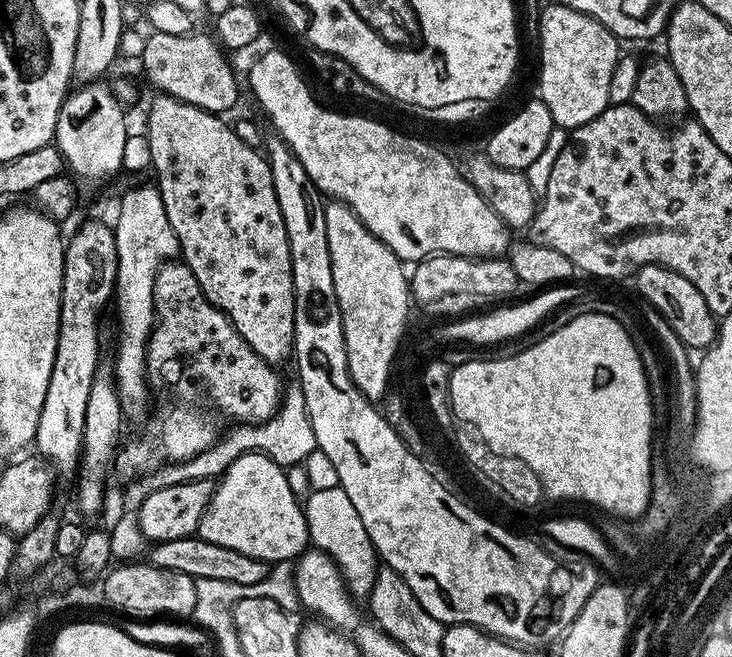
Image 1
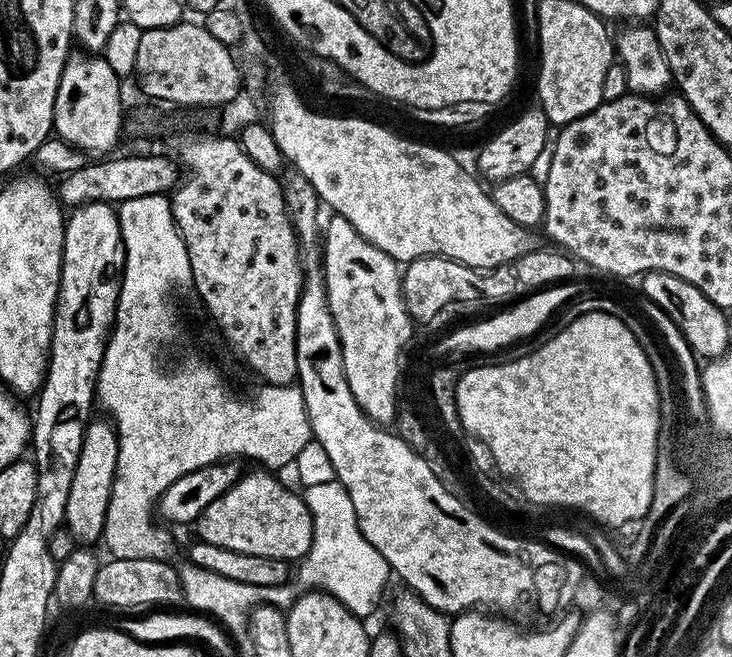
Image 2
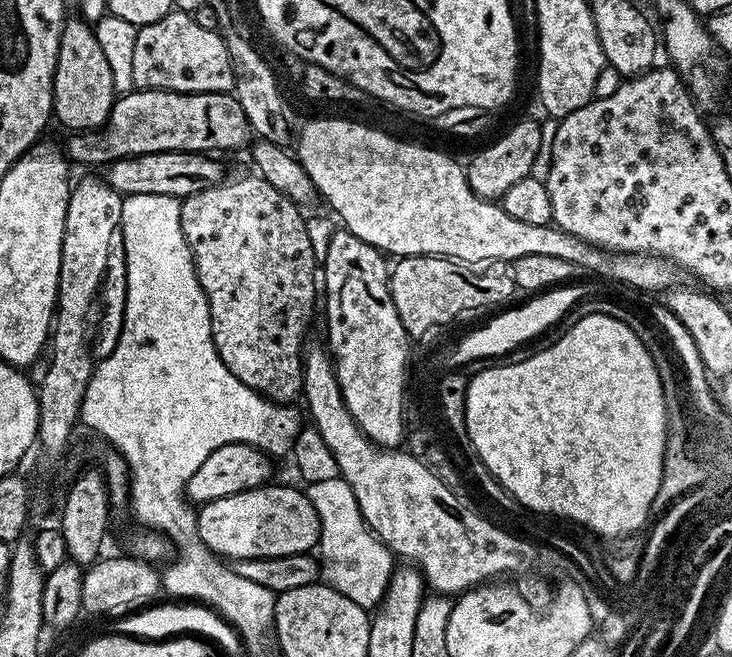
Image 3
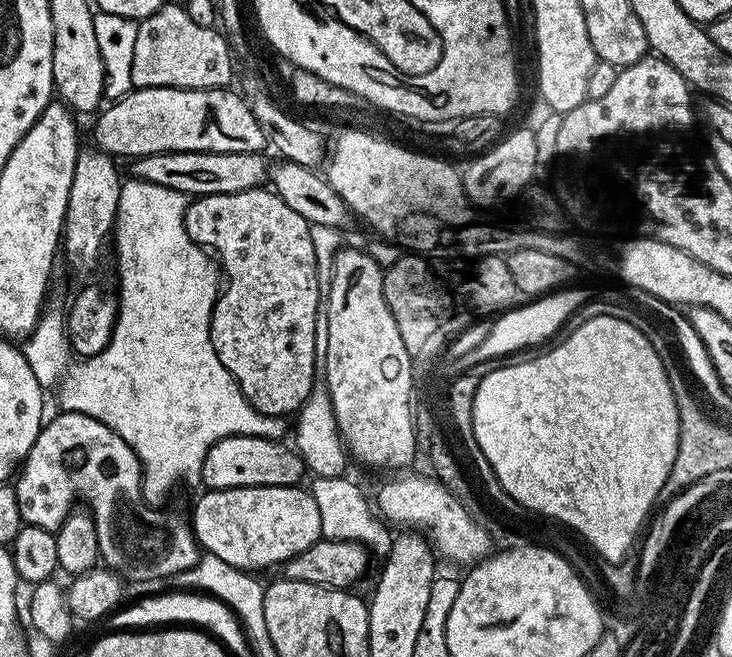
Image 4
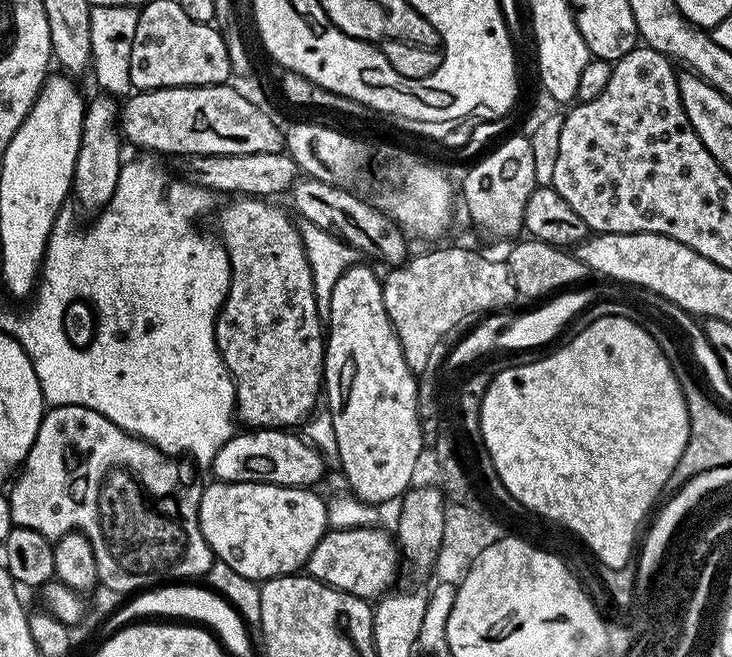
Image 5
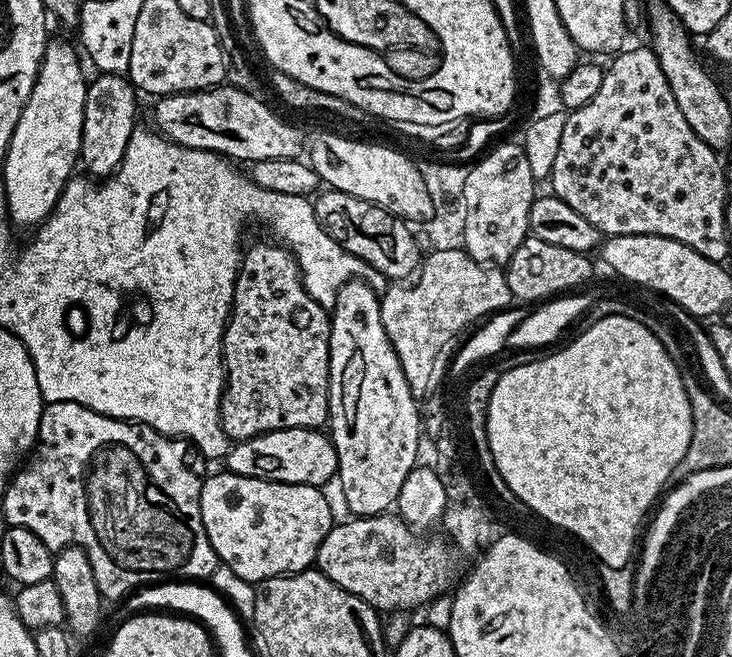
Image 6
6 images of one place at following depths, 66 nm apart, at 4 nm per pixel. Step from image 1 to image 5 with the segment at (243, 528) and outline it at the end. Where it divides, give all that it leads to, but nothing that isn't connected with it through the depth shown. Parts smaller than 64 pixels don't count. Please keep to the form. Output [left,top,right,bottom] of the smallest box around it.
[198,482,329,582]

